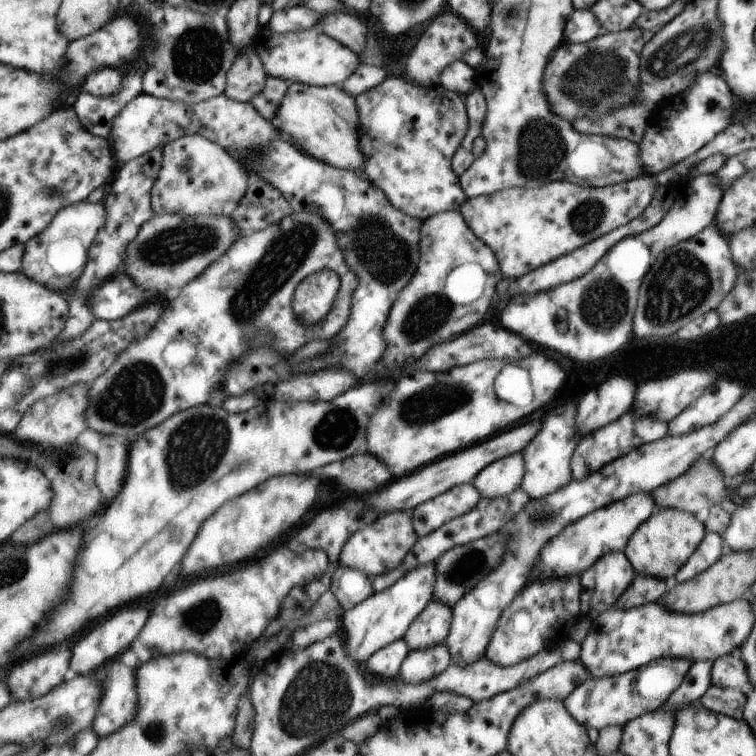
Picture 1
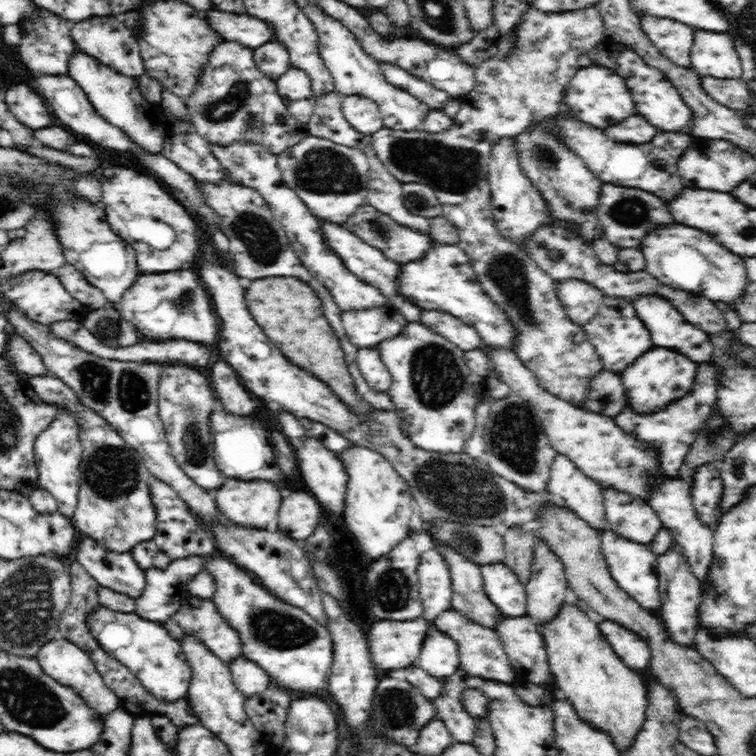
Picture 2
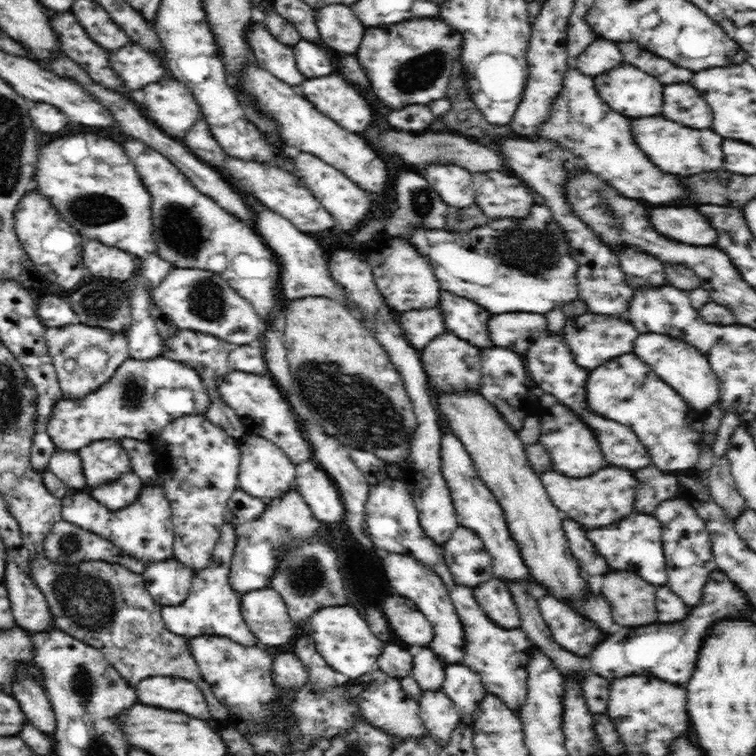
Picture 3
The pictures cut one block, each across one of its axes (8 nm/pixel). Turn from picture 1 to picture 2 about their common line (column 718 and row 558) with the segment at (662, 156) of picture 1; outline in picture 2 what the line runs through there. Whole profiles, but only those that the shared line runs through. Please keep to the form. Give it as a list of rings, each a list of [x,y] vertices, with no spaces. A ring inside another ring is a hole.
[[[80,536],[75,544],[75,560],[101,586],[138,598],[145,586],[145,570],[140,569],[130,551],[110,551],[93,538]]]

